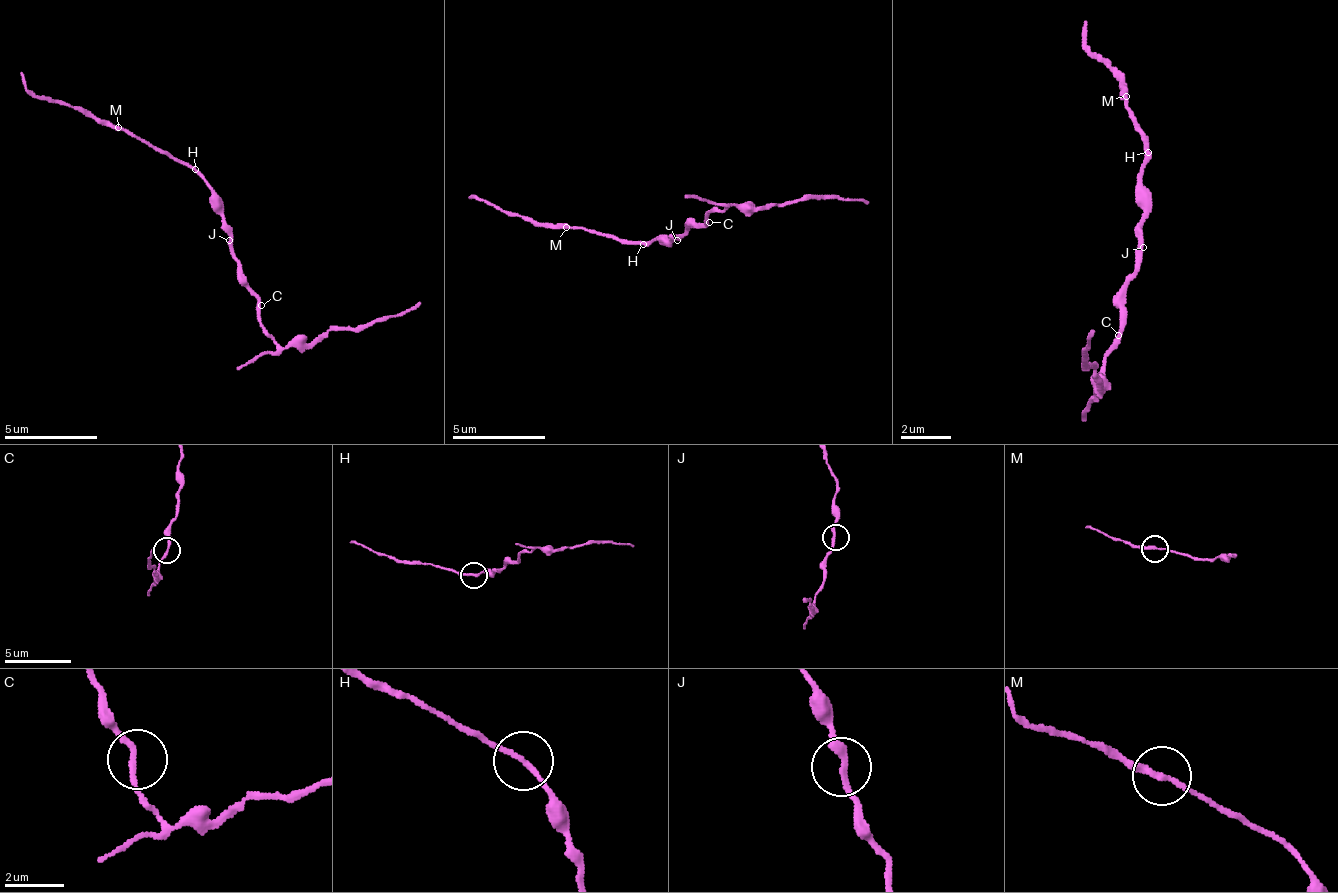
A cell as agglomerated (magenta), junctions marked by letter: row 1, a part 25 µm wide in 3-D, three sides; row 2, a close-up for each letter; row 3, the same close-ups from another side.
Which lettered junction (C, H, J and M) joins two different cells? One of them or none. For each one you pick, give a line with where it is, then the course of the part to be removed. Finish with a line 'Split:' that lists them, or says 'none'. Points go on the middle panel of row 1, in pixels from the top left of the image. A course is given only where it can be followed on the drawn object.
Split: none

